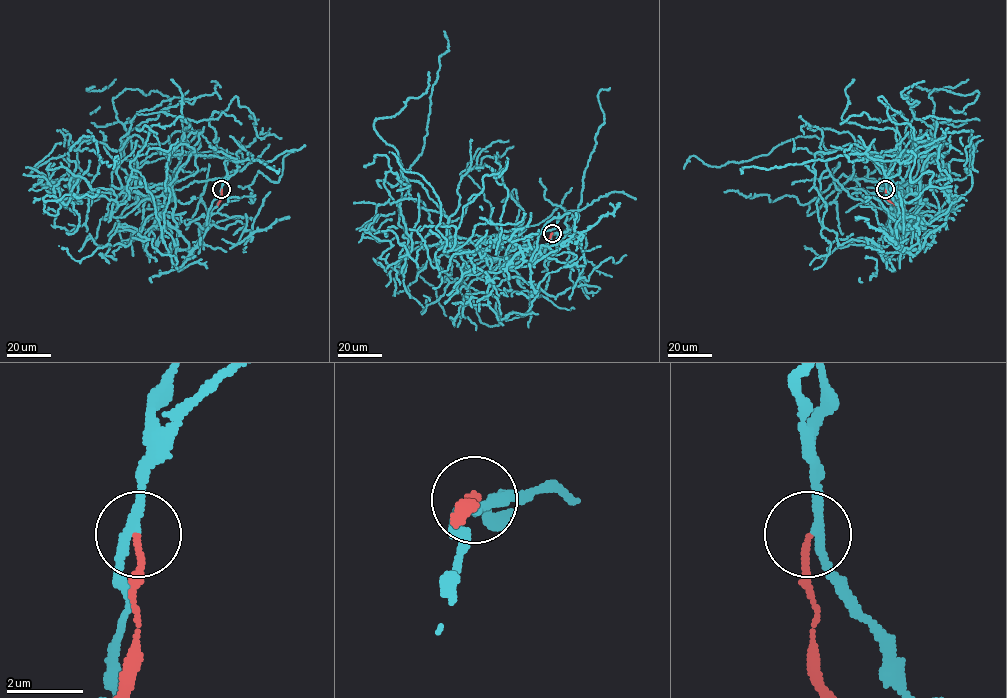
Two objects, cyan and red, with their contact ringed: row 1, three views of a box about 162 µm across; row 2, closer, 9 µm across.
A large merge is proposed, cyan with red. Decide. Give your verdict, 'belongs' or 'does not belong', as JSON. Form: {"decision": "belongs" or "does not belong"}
{"decision": "does not belong"}

